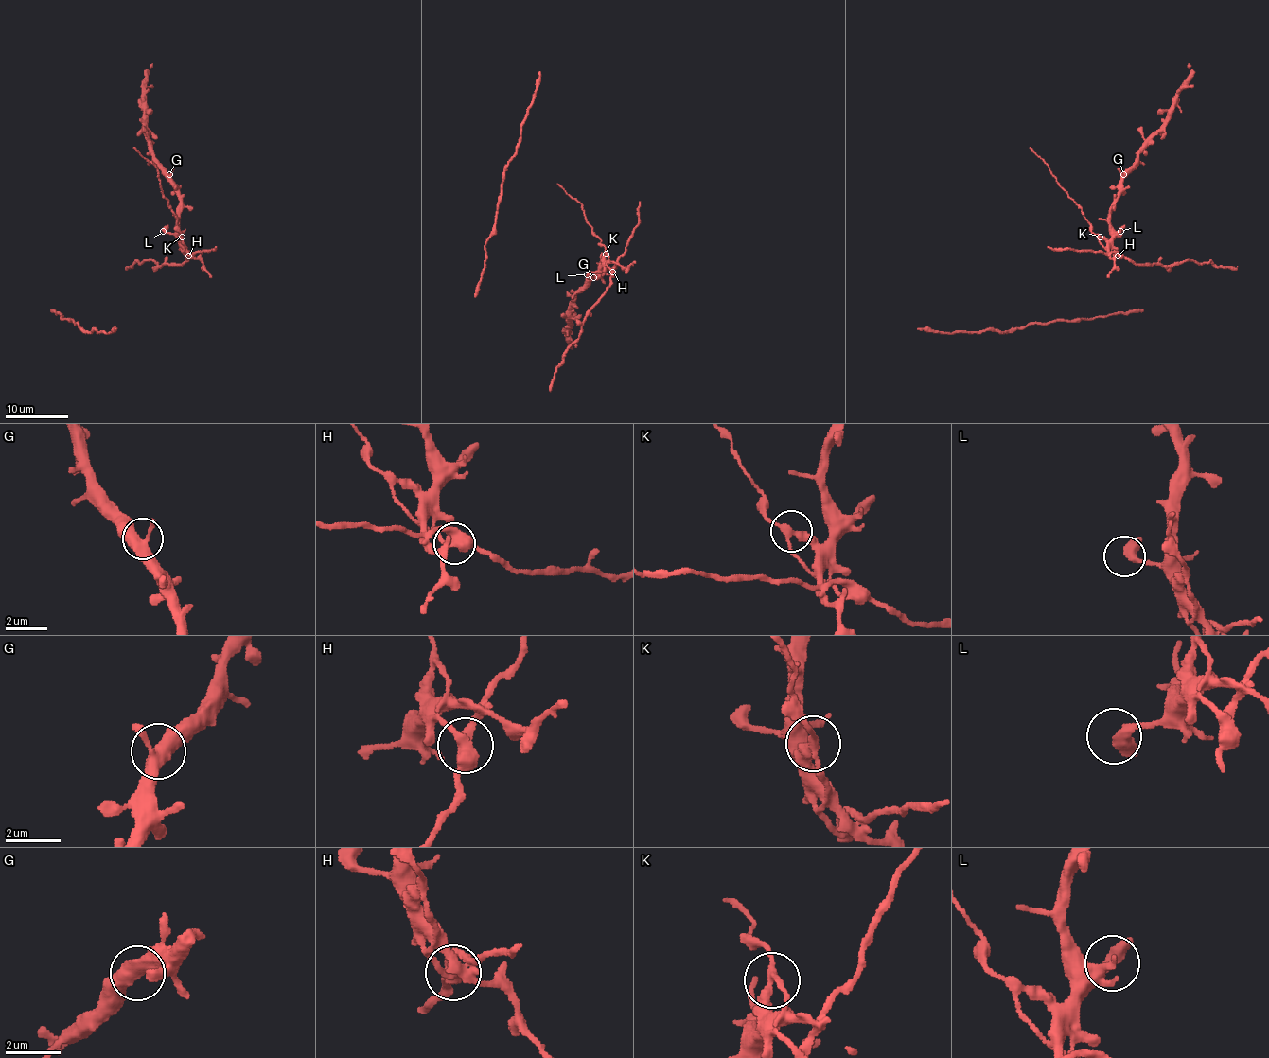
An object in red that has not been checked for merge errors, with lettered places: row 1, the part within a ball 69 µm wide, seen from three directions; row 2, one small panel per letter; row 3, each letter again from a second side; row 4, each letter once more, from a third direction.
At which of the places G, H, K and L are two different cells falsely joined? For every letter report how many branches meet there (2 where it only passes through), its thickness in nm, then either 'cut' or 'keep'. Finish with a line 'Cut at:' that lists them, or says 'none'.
G: 3 | 420 nm | keep
H: 3 | 420 nm | cut
K: 3 | 280 nm | cut
L: 2 | 380 nm | keep
Cut at: H, K

